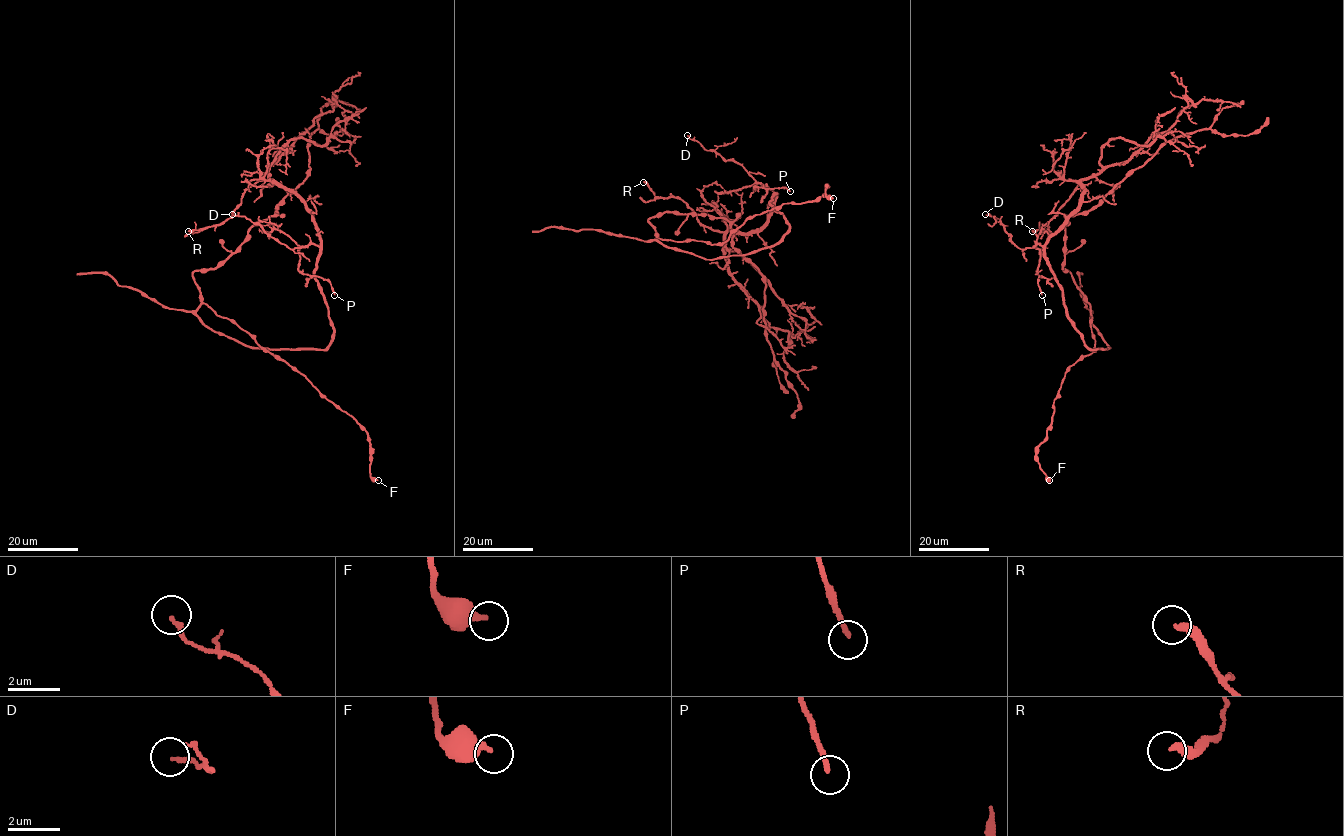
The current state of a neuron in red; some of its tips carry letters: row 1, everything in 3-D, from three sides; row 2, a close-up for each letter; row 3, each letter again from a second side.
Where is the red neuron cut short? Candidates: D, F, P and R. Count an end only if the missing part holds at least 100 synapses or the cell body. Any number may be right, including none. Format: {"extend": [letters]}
{"extend": []}

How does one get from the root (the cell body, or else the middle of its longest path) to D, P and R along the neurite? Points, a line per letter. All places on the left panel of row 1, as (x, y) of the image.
D: (269, 348), (324, 349), (330, 342), (333, 326), (314, 275), (319, 248), (289, 249), (258, 224), (232, 214)
P: (269, 348), (324, 349), (332, 339), (314, 275), (319, 248), (302, 246), (298, 270), (327, 280), (334, 295)
R: (269, 348), (324, 349), (332, 339), (314, 275), (313, 214), (293, 192), (258, 181), (229, 218), (188, 231)

